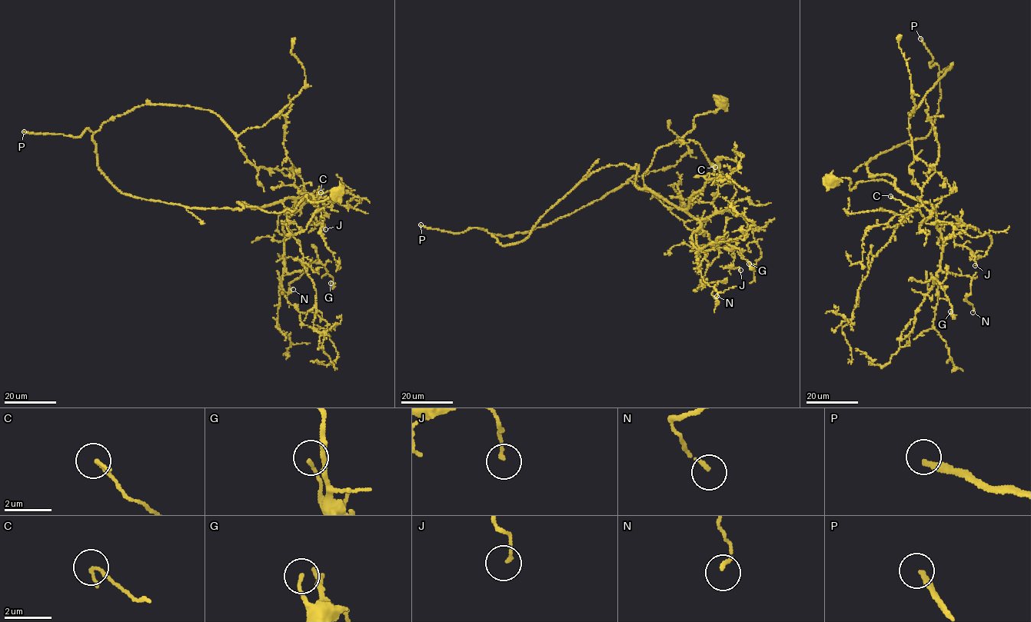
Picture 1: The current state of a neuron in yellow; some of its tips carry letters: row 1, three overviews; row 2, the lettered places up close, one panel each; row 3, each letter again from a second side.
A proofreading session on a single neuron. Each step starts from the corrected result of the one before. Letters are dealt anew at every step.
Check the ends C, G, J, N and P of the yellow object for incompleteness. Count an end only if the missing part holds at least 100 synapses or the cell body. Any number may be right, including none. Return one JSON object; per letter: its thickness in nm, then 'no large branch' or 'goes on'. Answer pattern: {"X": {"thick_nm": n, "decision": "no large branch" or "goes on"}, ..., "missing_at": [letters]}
{"C": {"thick_nm": 160, "decision": "no large branch"}, "G": {"thick_nm": 120, "decision": "no large branch"}, "J": {"thick_nm": 120, "decision": "no large branch"}, "N": {"thick_nm": 130, "decision": "no large branch"}, "P": {"thick_nm": 240, "decision": "goes on"}, "missing_at": ["P"]}

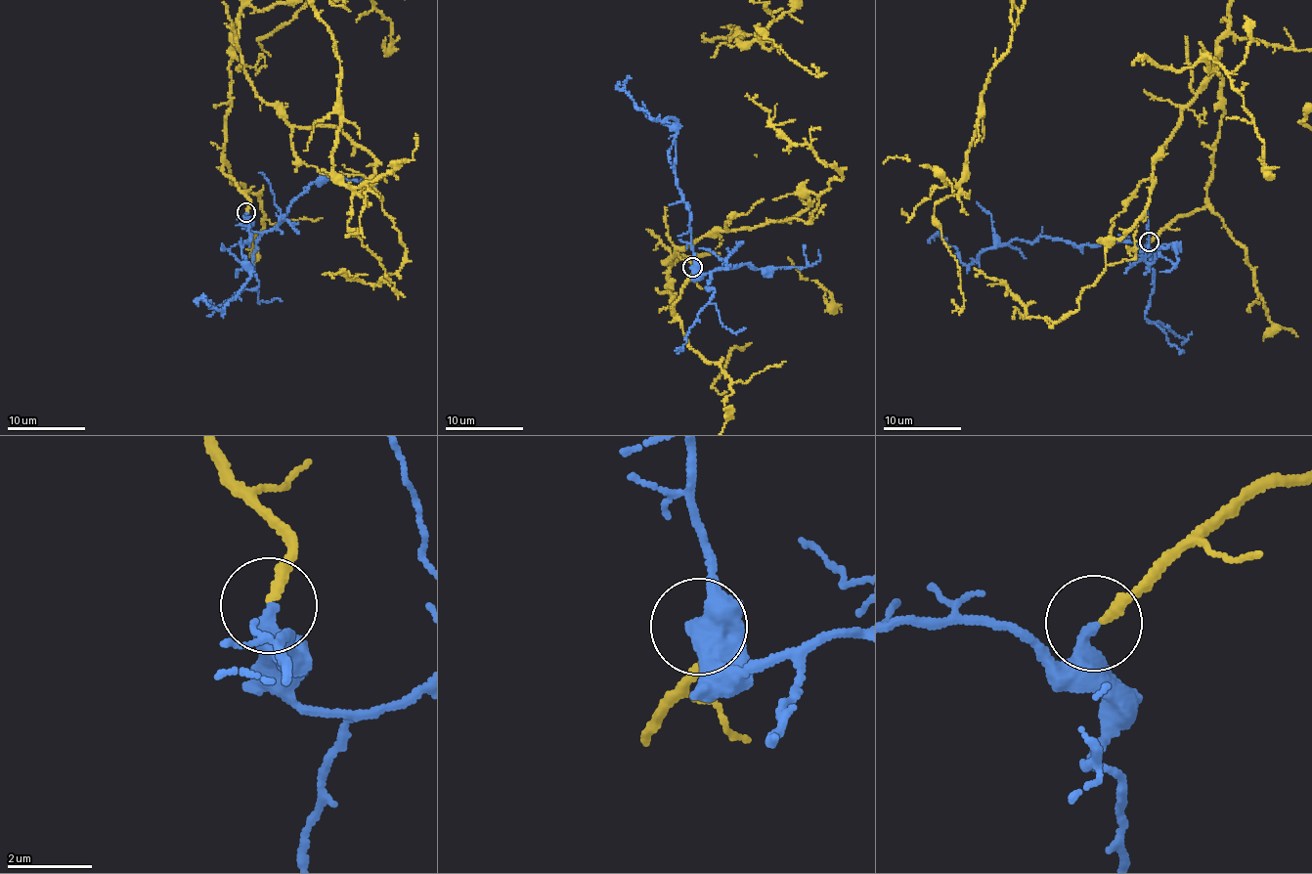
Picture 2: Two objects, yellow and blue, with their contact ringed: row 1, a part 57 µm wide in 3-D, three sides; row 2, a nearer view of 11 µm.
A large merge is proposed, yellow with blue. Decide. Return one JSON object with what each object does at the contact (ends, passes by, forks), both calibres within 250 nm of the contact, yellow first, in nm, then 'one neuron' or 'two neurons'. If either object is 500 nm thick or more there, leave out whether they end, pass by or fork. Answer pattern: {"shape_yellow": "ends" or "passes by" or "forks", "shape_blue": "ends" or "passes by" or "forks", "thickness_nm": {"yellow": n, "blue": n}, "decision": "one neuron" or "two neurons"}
{"shape_yellow": "ends", "shape_blue": "ends", "thickness_nm": {"yellow": 240, "blue": 360}, "decision": "one neuron"}

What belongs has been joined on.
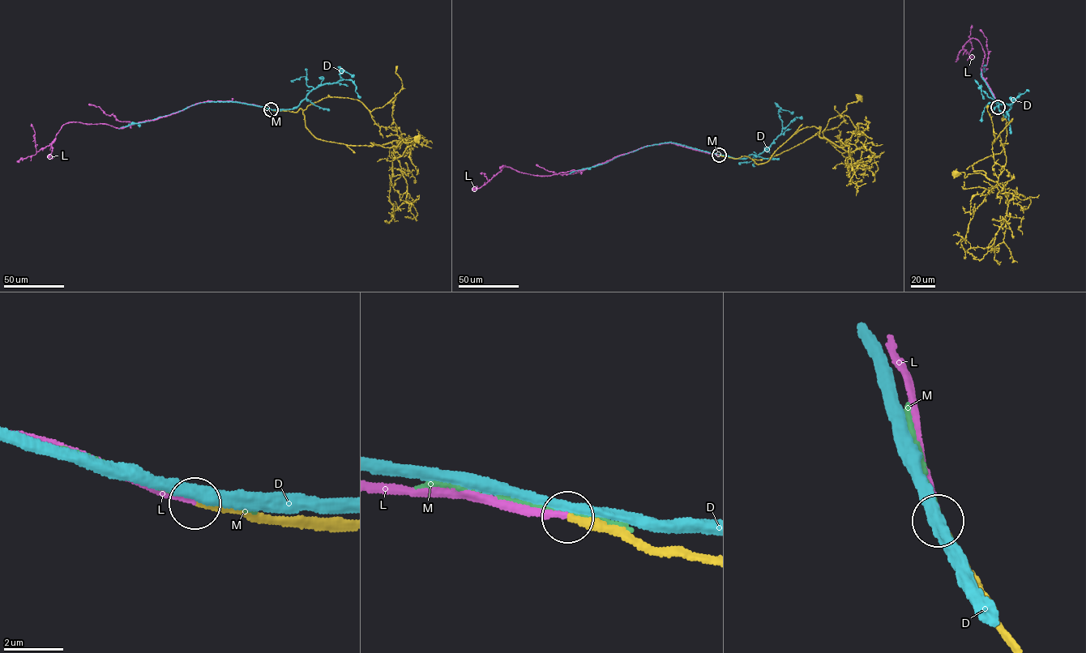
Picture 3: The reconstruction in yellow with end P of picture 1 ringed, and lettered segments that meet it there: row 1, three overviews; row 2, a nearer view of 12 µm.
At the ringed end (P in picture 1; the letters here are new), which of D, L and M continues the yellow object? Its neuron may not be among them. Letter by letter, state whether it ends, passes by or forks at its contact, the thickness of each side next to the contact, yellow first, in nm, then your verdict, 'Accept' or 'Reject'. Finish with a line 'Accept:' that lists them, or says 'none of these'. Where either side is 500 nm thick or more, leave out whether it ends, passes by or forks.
D: It passes by. Thickness 300 nm (yellow) against 400 nm. Reject
L: It ends there. Thickness 240 nm (yellow) against 190 nm. Accept
M: It ends there. Thickness 340 nm (yellow) against 240 nm. Reject
Accept: L

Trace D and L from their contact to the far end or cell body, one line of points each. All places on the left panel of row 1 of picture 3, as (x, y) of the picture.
D: (271, 109), (233, 102), (203, 102), (118, 129)
L: (271, 109), (239, 102), (207, 101), (122, 128), (69, 122), (62, 125), (52, 143), (38, 151), (31, 123)

